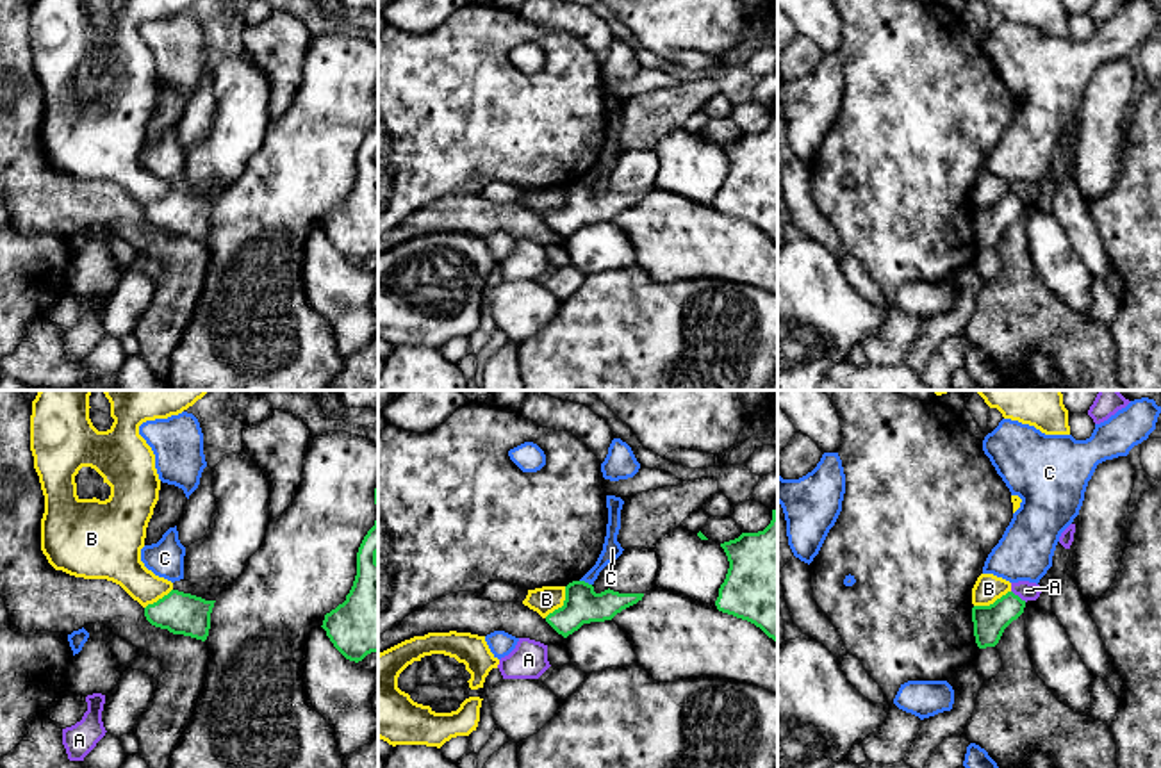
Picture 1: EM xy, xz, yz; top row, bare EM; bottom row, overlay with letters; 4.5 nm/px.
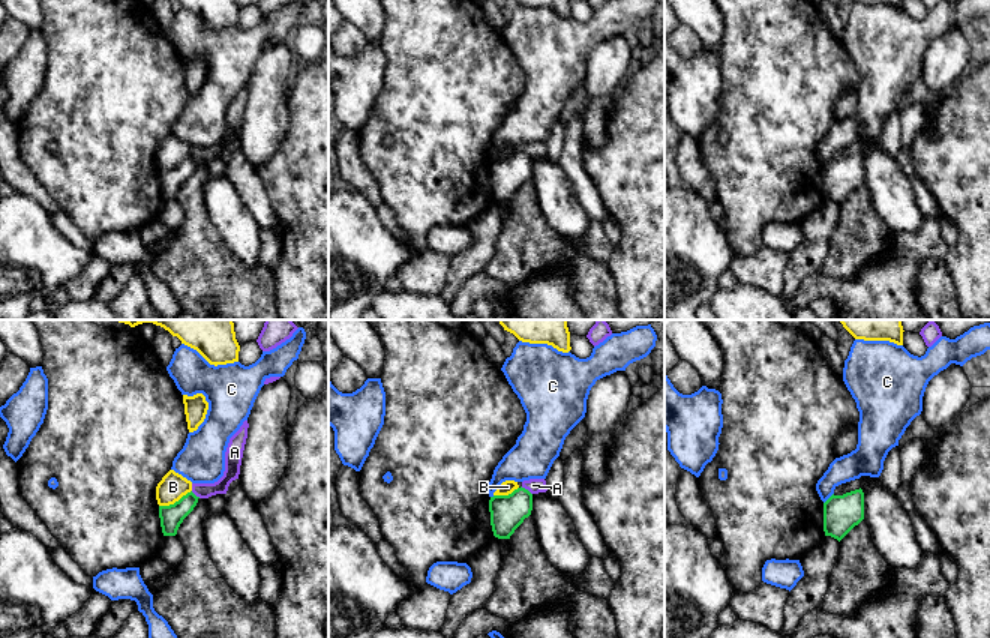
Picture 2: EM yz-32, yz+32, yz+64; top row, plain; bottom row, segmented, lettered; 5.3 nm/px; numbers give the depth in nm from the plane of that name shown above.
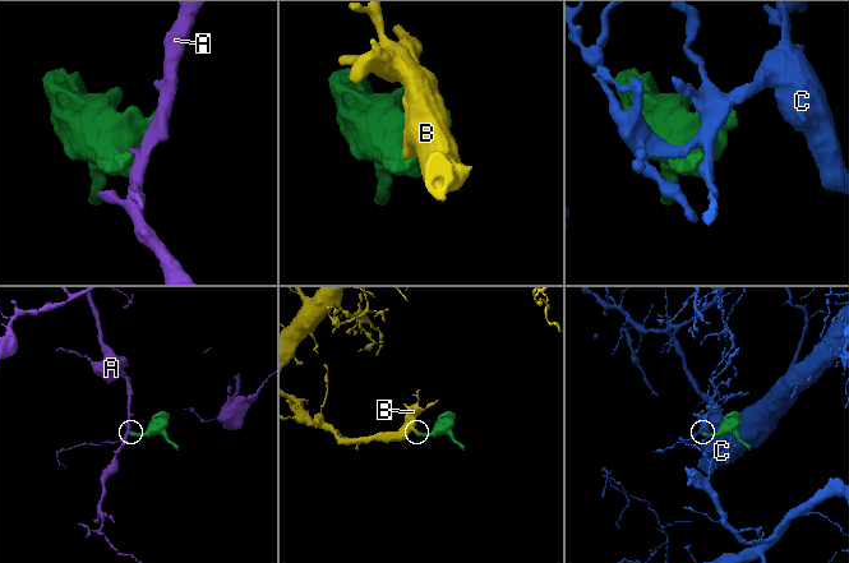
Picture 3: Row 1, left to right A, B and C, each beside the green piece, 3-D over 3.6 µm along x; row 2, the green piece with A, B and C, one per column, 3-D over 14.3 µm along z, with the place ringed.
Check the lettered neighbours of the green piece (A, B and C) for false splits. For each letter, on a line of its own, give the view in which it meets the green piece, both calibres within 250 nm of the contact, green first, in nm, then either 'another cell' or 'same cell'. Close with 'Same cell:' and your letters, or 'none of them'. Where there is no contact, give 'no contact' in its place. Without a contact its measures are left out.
A: yz | 140/90 nm | another cell
B: xz | 170/120 nm | another cell
C: xz | 170/90 nm | another cell
Same cell: none of them

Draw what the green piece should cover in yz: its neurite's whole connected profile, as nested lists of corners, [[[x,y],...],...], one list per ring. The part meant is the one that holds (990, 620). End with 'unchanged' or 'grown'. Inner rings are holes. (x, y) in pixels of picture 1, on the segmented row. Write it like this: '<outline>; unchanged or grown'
[[[1008,592],[990,606],[974,606],[972,622],[977,647],[995,647],[1004,629],[1024,613],[1024,608],[1025,601],[1013,592]]]; unchanged

